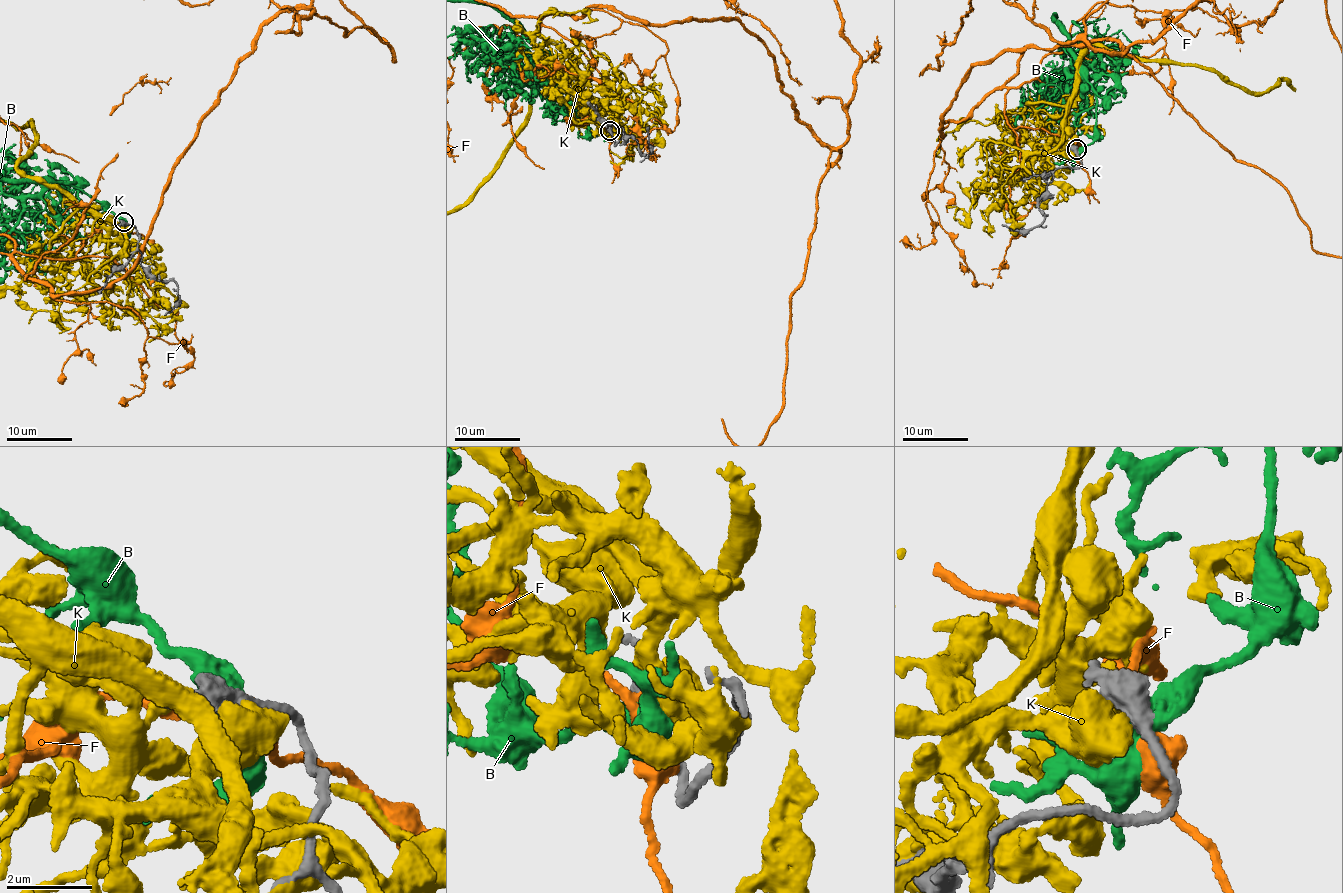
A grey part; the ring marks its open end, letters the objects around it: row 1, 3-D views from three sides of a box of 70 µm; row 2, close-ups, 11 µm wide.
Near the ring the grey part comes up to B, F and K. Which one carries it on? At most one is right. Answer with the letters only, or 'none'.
none

